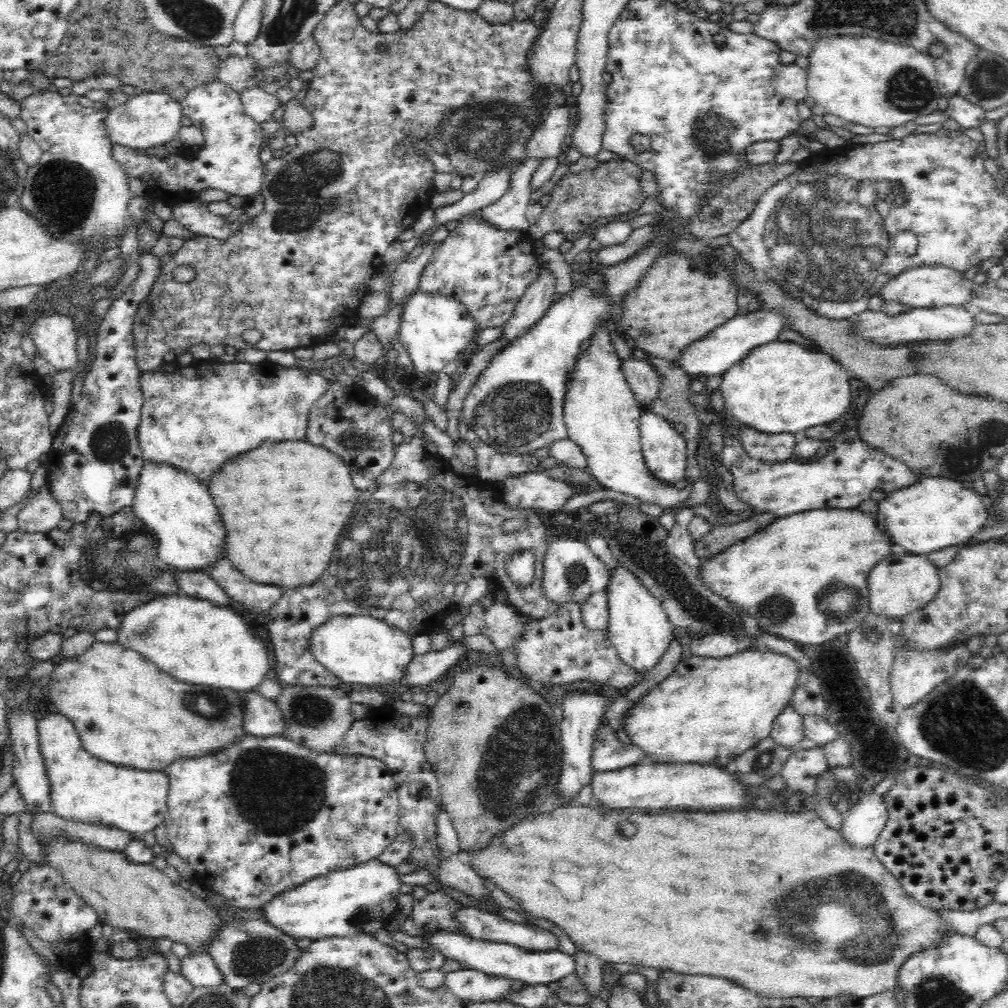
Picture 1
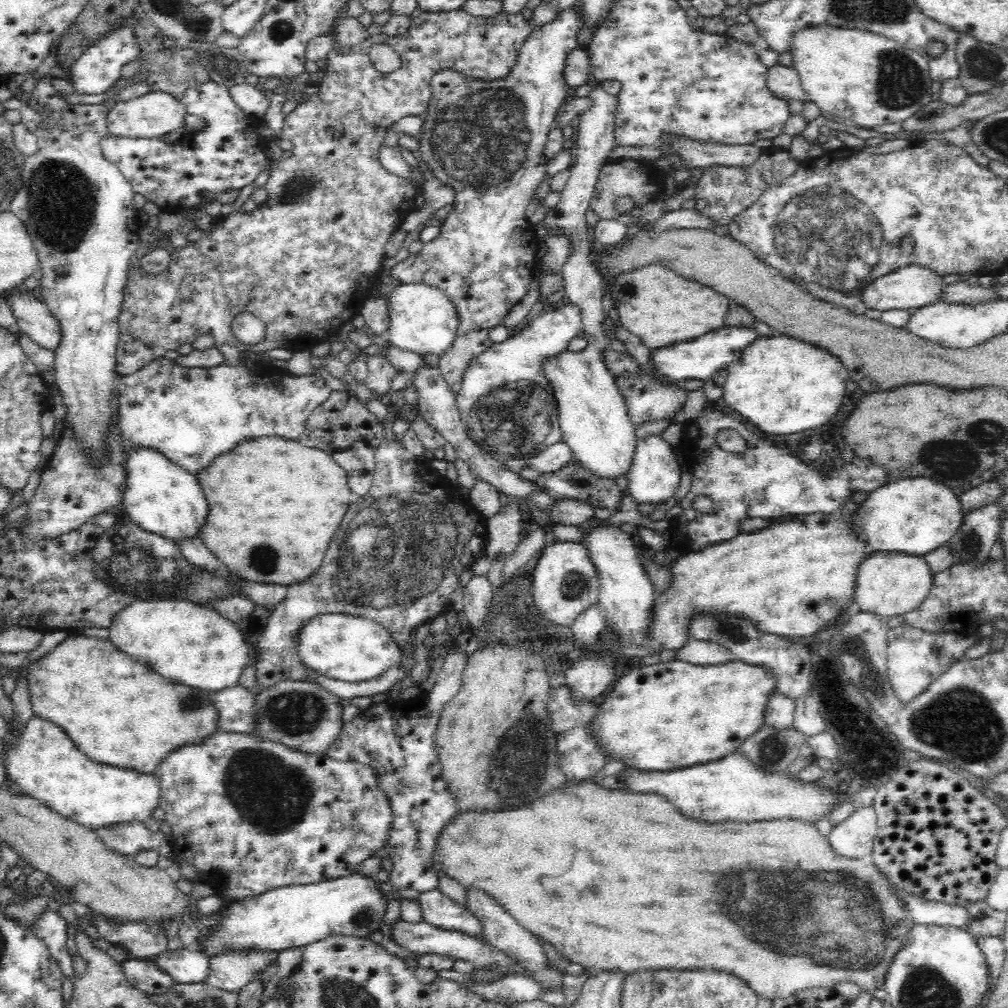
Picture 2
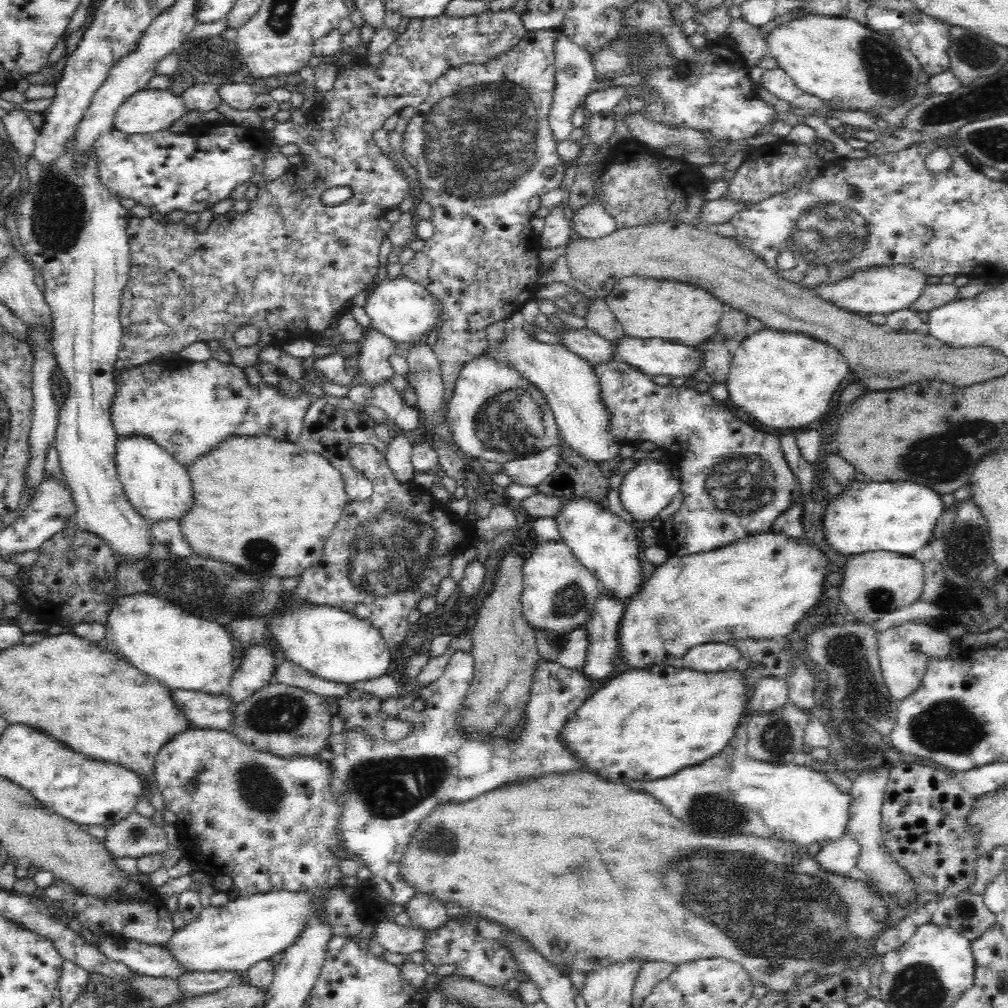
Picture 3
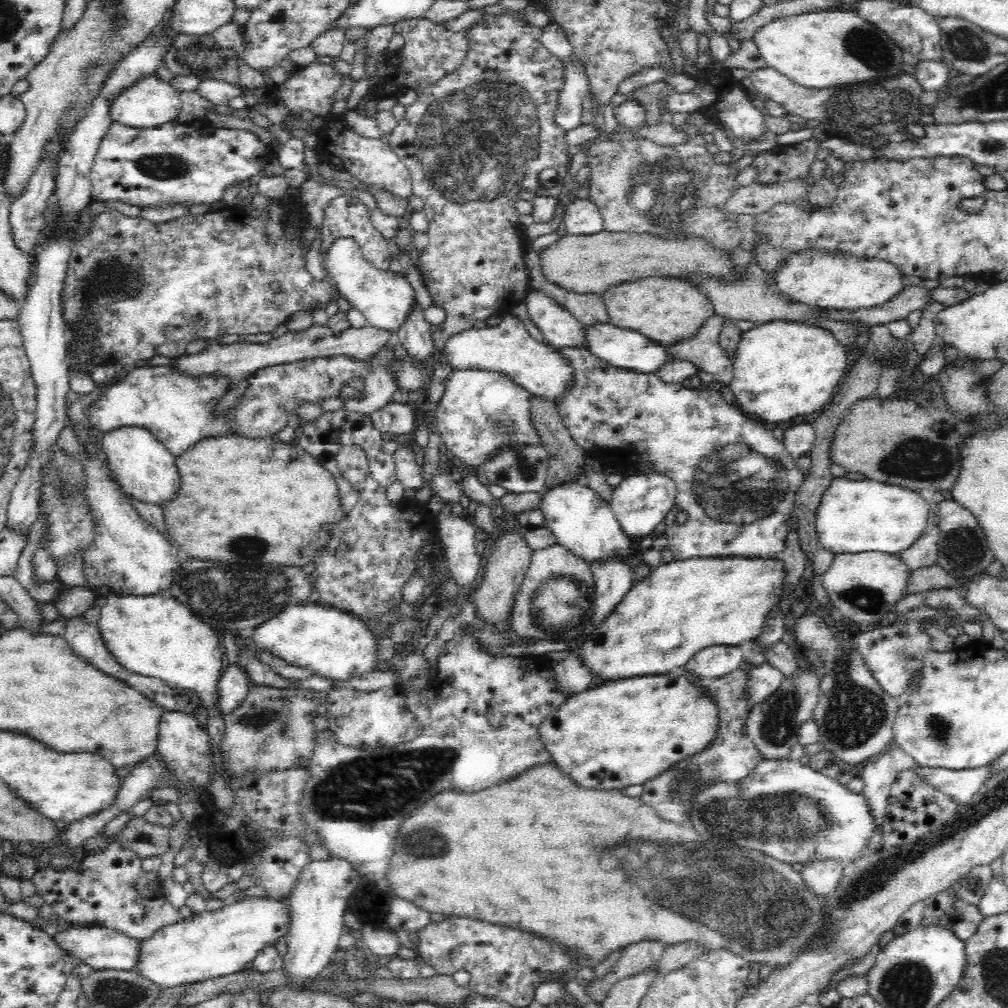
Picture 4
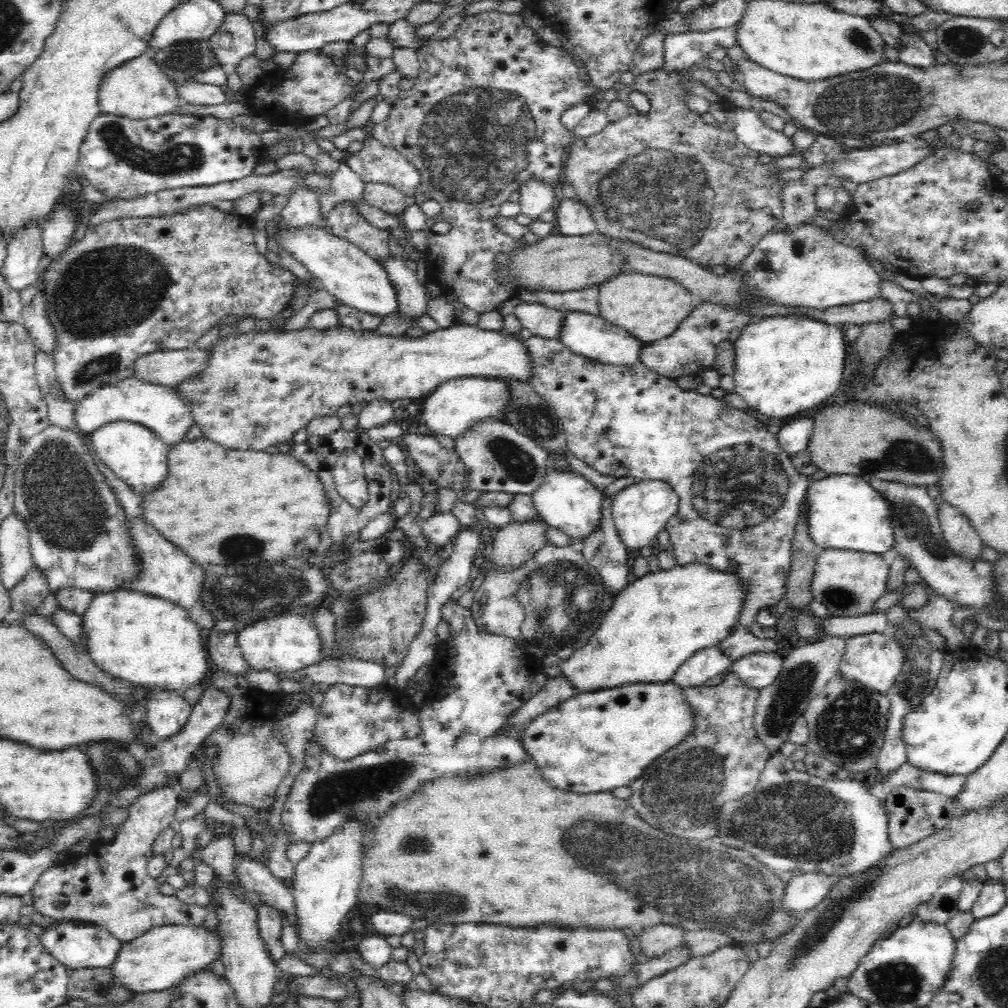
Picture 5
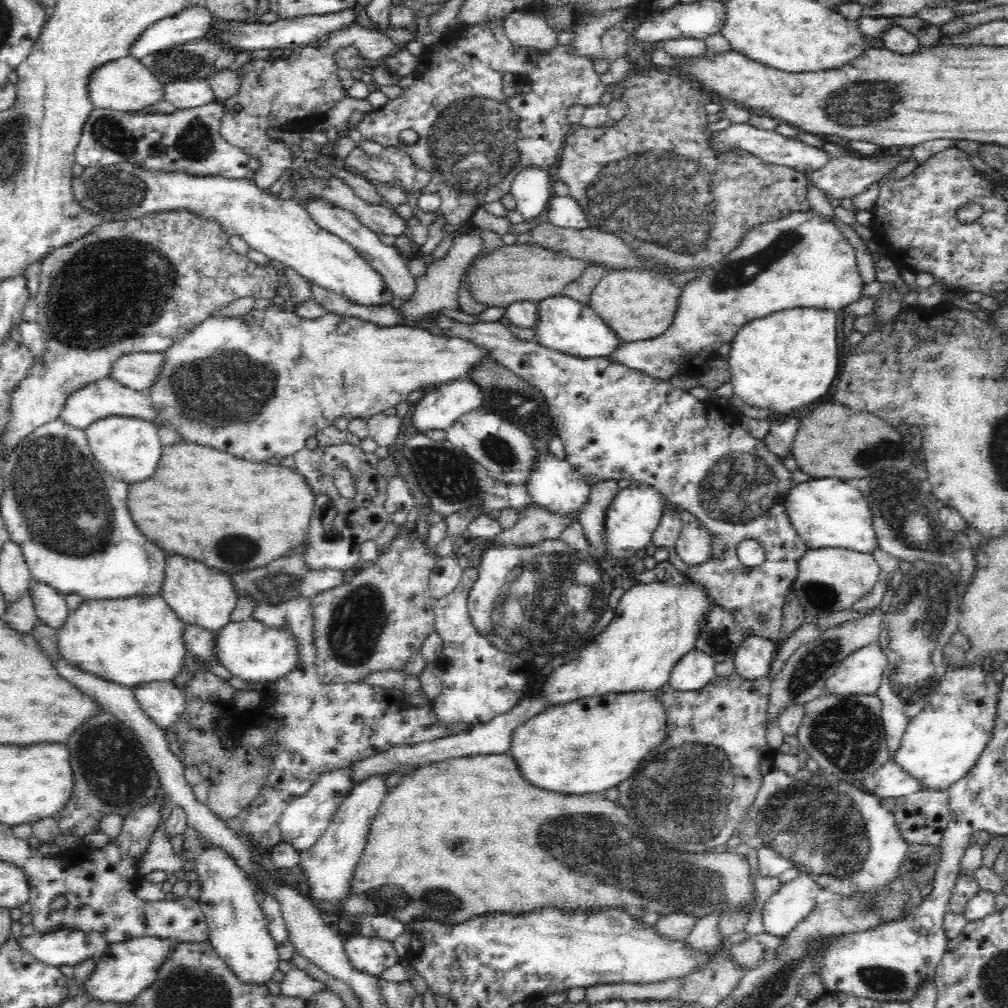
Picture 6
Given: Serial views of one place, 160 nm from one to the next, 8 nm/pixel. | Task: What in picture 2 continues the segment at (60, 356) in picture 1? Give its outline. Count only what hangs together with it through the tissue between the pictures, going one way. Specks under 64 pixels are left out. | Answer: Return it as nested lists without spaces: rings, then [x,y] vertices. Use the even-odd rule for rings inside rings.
[[[8,290],[2,298],[10,297],[10,307],[21,333],[49,352],[56,352],[62,340],[59,320],[46,303],[39,301],[32,293],[16,294],[15,291]]]

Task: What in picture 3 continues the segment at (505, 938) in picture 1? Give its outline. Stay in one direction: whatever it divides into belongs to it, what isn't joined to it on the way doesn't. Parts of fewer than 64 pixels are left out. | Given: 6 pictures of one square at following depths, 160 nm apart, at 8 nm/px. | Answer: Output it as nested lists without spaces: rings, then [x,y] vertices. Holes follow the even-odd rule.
[[[419,892],[407,902],[405,908],[413,925],[420,925],[430,931],[452,919],[448,916],[447,906],[448,903],[436,899],[432,894]]]

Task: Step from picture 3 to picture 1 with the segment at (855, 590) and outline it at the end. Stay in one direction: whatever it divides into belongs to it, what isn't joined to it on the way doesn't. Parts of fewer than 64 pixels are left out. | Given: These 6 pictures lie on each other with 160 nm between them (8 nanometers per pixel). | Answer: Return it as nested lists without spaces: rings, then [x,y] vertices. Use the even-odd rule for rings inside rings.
[[[906,554],[902,558],[888,558],[872,570],[872,578],[868,578],[869,607],[872,613],[886,616],[889,620],[901,620],[907,614],[924,608],[940,590],[939,568],[923,555]]]

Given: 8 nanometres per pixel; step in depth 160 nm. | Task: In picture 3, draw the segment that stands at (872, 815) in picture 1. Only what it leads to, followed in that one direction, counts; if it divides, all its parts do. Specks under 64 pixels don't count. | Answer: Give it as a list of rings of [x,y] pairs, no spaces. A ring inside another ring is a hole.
[[[846,832],[835,839],[822,843],[816,859],[820,861],[822,870],[848,875],[855,873],[860,848],[862,848],[862,845],[856,839],[856,835]]]

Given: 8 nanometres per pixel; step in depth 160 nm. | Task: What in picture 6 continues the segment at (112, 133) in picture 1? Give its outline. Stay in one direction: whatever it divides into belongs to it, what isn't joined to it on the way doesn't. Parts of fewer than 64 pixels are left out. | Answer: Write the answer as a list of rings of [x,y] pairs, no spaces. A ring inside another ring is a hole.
[[[132,55],[106,62],[98,70],[92,72],[88,82],[88,94],[96,109],[115,110],[116,112],[142,113],[142,110],[156,106],[164,100],[164,83]]]

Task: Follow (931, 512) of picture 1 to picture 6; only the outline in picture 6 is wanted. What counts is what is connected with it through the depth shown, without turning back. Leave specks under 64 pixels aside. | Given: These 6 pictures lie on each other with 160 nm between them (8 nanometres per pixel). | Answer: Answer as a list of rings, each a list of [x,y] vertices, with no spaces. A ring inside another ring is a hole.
[[[828,477],[794,484],[786,498],[786,510],[792,525],[810,549],[841,548],[872,553],[878,548],[872,507],[854,482]]]

